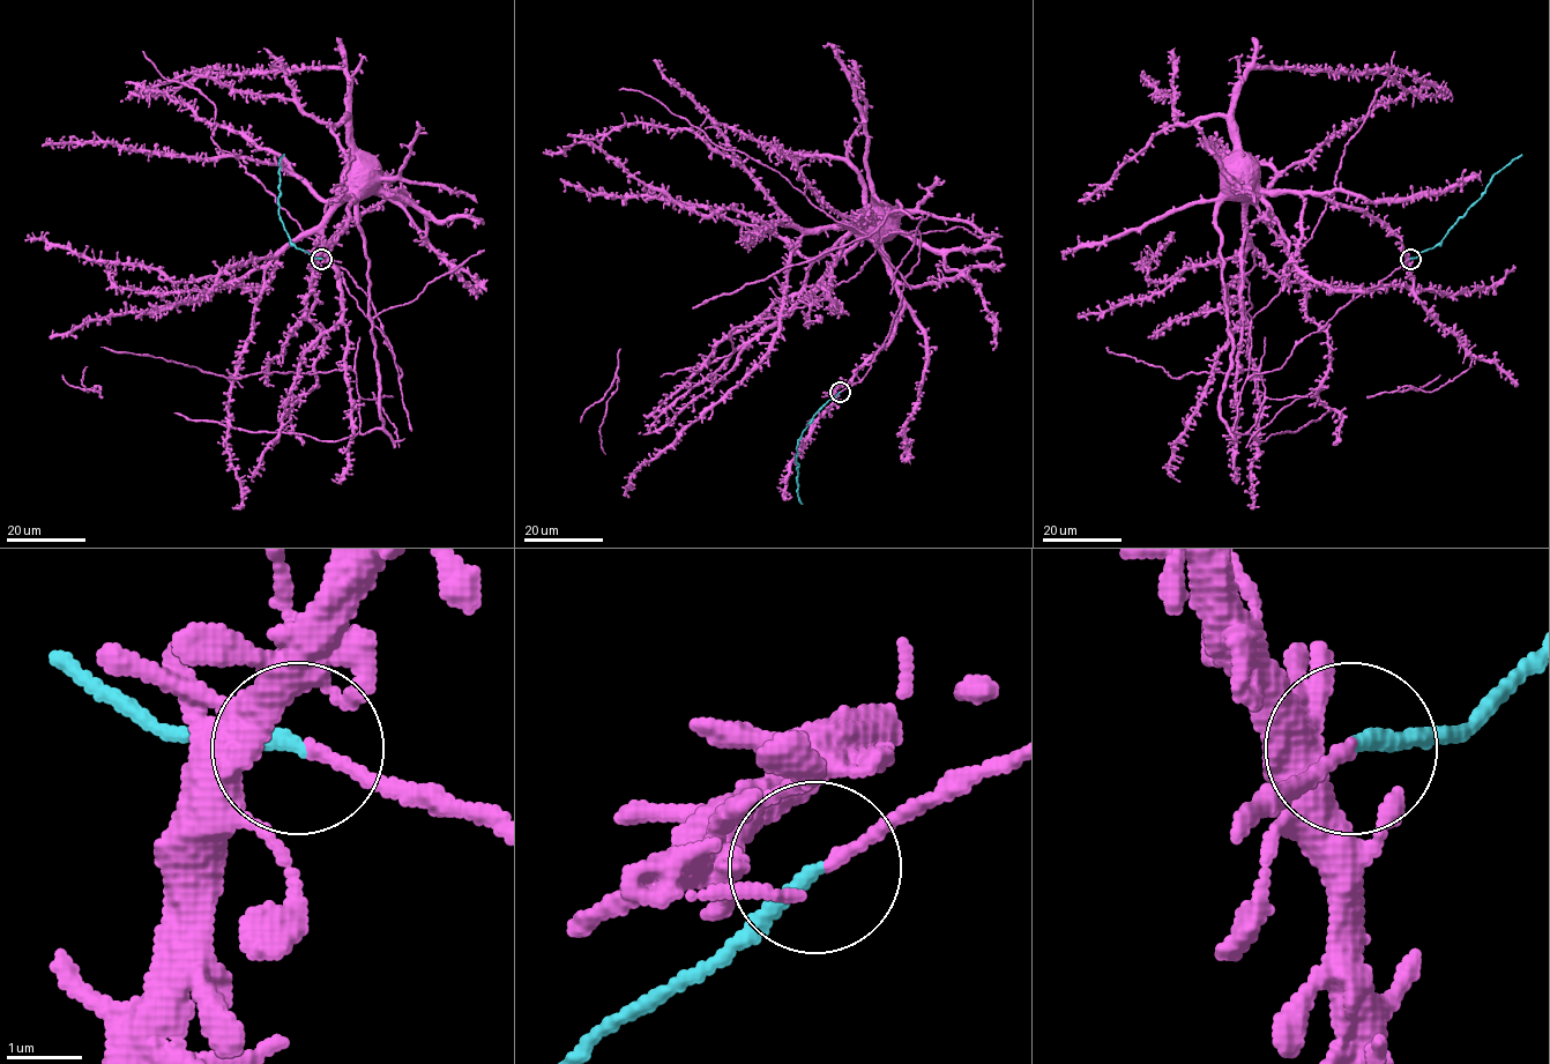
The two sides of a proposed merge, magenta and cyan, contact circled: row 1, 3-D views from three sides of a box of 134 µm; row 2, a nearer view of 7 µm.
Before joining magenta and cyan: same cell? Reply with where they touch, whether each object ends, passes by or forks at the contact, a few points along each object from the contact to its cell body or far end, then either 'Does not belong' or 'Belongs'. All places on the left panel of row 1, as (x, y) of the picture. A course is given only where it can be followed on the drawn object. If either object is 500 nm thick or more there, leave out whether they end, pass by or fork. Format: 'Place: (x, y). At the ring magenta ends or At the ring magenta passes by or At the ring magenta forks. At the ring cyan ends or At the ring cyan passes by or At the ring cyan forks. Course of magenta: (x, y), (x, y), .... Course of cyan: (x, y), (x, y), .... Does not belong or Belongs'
Place: (321, 259). At the ring magenta passes by. At the ring cyan ends. Course of magenta: (322, 259), (328, 240), (342, 225), (385, 198), (360, 192), (344, 177), (343, 171), (354, 165). Course of cyan: (321, 259), (296, 247), (278, 214), (280, 160), (284, 154). Belongs

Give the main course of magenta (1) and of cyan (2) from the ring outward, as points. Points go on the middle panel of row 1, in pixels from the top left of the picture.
1: (840, 392), (888, 341), (902, 307), (898, 280), (862, 233), (861, 223), (872, 215)
2: (839, 392), (809, 423), (797, 446), (797, 496), (803, 504)

